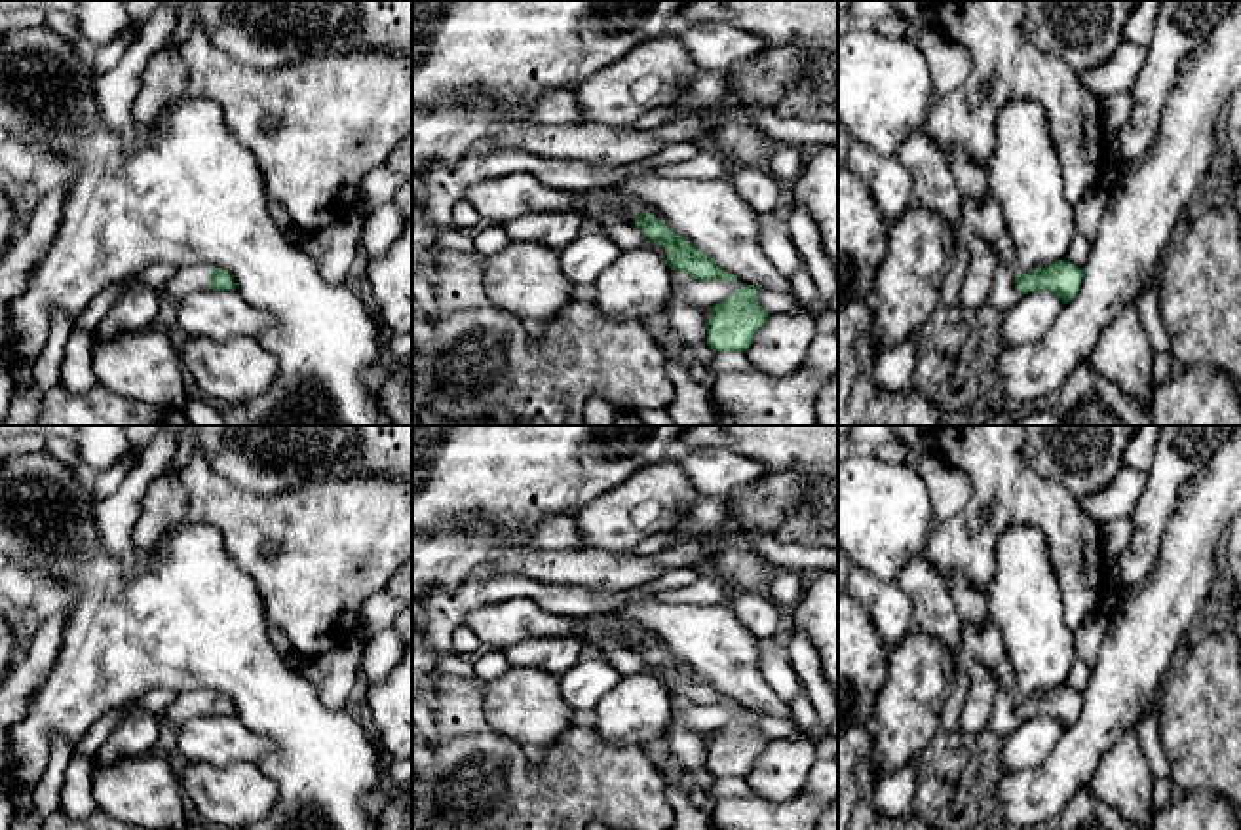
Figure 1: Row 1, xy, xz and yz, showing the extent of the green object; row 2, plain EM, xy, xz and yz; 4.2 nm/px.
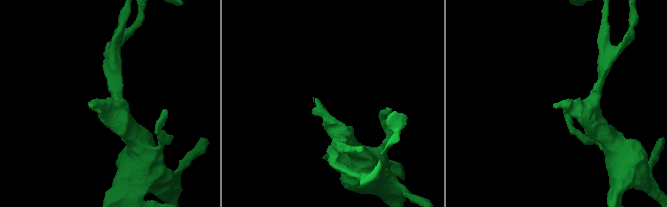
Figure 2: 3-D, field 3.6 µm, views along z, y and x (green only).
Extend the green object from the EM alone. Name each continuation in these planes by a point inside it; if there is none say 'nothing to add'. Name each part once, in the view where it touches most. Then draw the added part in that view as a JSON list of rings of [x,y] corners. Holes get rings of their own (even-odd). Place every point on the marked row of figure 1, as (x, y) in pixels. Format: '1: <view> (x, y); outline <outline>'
1: xy (196, 278); outline [[[213,264],[181,266],[162,291],[179,304],[182,298],[194,292],[211,291],[213,270]]]

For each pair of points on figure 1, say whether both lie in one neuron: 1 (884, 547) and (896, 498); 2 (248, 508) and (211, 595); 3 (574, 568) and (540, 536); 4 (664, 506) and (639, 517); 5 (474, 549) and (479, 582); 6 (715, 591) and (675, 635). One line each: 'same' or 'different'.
1: same
2: different
3: different
4: same
5: different
6: different

